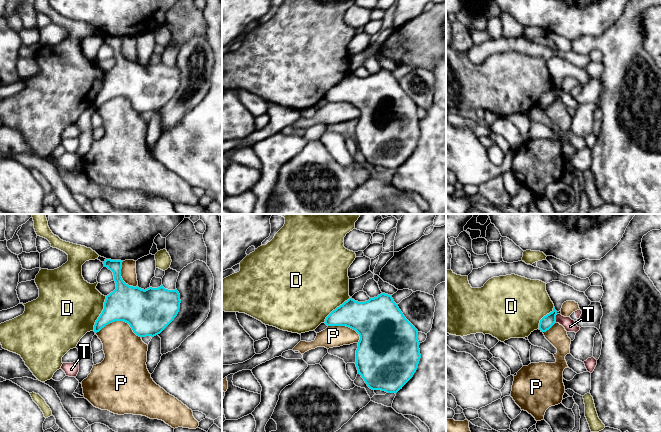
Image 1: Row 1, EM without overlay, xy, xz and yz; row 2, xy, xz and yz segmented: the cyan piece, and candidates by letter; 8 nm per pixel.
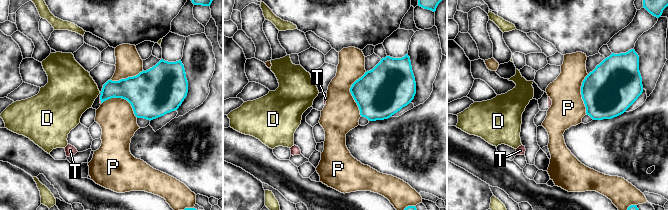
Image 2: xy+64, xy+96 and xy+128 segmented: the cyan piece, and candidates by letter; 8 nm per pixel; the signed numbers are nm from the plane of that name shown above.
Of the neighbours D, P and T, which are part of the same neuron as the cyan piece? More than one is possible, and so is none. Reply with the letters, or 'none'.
none

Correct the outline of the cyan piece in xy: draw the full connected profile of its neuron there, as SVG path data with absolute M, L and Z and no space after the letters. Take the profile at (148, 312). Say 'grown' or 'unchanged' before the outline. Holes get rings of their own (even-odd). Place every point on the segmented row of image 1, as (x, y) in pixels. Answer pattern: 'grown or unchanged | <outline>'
unchanged | M105 259L104 267L113 272L116 289L106 296L104 309L94 325L99 332L115 321L130 325L139 337L154 337L160 334L177 316L180 309L180 294L161 285L158 288L141 289L126 284L121 277L121 260Z

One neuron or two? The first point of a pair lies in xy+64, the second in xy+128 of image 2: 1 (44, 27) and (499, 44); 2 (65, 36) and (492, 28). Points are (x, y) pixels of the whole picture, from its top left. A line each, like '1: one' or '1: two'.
1: one
2: two

